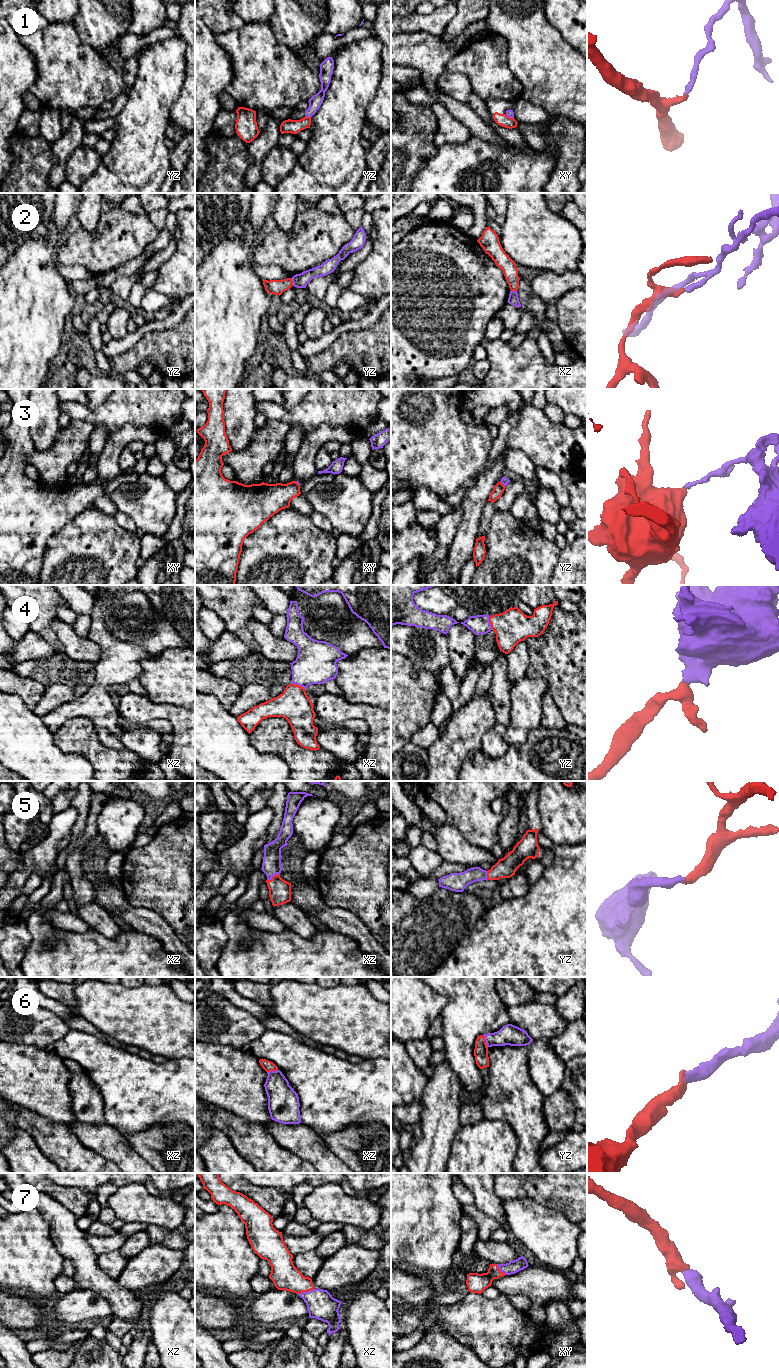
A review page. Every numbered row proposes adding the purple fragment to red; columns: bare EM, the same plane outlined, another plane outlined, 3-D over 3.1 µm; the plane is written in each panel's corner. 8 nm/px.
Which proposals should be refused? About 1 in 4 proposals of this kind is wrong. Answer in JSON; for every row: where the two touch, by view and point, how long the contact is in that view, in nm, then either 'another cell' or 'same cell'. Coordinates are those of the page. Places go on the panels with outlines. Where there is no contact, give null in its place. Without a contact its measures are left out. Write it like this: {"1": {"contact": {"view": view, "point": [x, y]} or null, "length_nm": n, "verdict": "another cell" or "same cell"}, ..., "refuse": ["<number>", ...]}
{"1": {"contact": {"view": "yz", "point": [308, 117]}, "length_nm": 50, "verdict": "another cell"}, "2": {"contact": {"view": "yz", "point": [292, 282]}, "length_nm": 70, "verdict": "another cell"}, "3": {"contact": {"view": "yz", "point": [502, 484]}, "length_nm": 60, "verdict": "another cell"}, "4": {"contact": {"view": "xz", "point": [298, 685]}, "length_nm": 130, "verdict": "same cell"}, "5": {"contact": {"view": "xz", "point": [273, 876]}, "length_nm": 120, "verdict": "same cell"}, "6": {"contact": {"view": "yz", "point": [485, 1041]}, "length_nm": 110, "verdict": "same cell"}, "7": {"contact": {"view": "xz", "point": [306, 1291]}, "length_nm": 130, "verdict": "same cell"}, "refuse": ["1", "2", "3"]}

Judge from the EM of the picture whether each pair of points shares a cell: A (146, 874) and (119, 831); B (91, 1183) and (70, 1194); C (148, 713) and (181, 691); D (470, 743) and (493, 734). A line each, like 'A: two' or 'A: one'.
A: two
B: two
C: two
D: two

